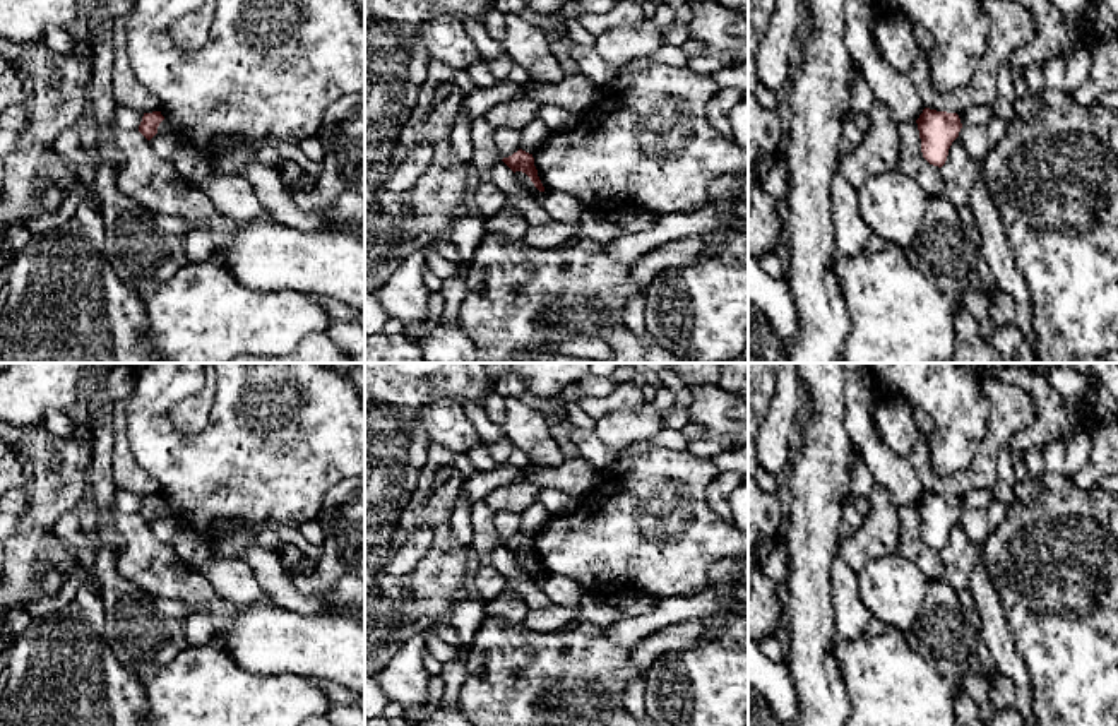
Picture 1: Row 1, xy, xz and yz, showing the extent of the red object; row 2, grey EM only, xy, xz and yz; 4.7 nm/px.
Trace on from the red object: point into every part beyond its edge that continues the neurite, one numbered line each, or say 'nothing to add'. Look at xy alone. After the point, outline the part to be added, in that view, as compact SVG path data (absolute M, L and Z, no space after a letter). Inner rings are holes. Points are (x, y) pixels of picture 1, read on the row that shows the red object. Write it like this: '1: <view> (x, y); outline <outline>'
nothing to add

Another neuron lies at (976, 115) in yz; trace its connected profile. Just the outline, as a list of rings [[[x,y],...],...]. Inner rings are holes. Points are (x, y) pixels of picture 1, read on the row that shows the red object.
[[[978,104],[959,115],[962,125],[981,125],[988,122],[995,113],[993,106]]]

